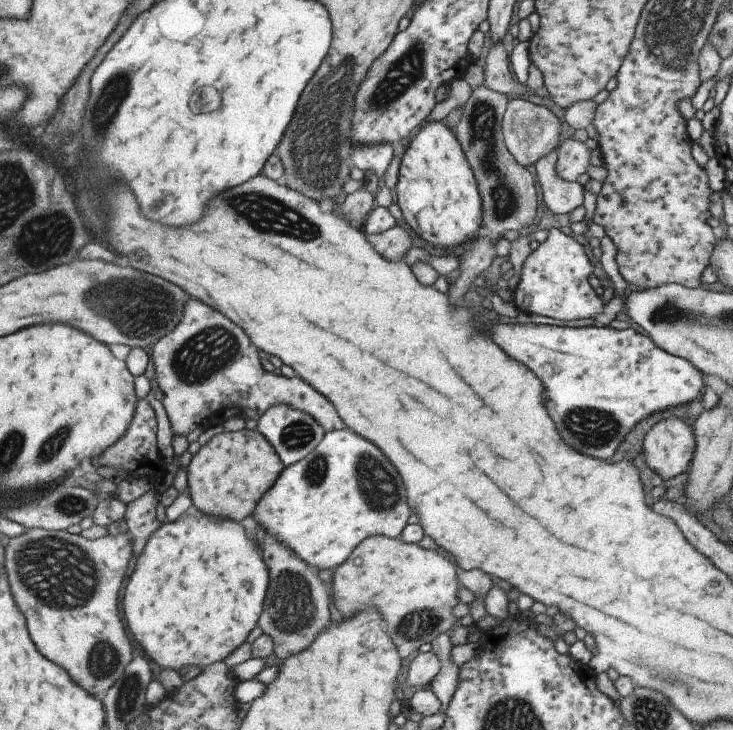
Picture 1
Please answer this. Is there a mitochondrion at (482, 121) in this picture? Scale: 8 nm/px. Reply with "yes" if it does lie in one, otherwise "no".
yes

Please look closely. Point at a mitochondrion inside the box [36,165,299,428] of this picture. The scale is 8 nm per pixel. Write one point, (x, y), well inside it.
(136, 308)

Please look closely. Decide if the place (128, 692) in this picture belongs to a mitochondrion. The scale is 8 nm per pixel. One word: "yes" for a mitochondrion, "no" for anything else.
yes

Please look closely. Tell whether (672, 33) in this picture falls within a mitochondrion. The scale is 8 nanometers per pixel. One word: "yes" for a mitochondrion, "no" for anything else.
yes

